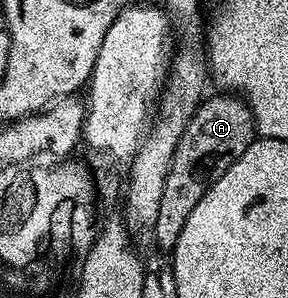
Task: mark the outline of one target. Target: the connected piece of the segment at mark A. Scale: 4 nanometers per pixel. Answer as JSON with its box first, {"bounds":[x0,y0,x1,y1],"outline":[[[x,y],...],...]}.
{"bounds":[154,92,257,252],"outline":[[[216,92],[213,98],[208,96],[201,101],[178,140],[178,148],[174,148],[170,172],[166,172],[166,188],[162,188],[162,204],[158,204],[154,237],[164,252],[172,251],[178,244],[178,236],[182,236],[182,228],[186,228],[186,220],[190,220],[190,212],[194,212],[198,200],[206,196],[212,183],[222,177],[226,168],[230,168],[257,137],[252,107],[243,97]]]}

